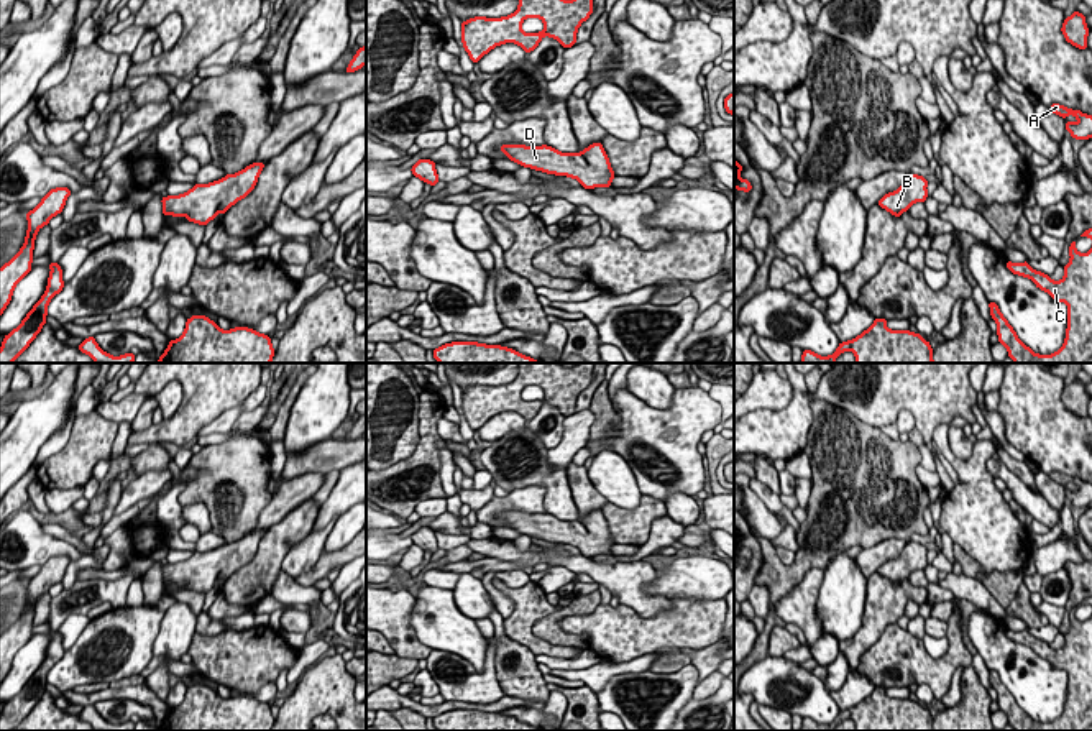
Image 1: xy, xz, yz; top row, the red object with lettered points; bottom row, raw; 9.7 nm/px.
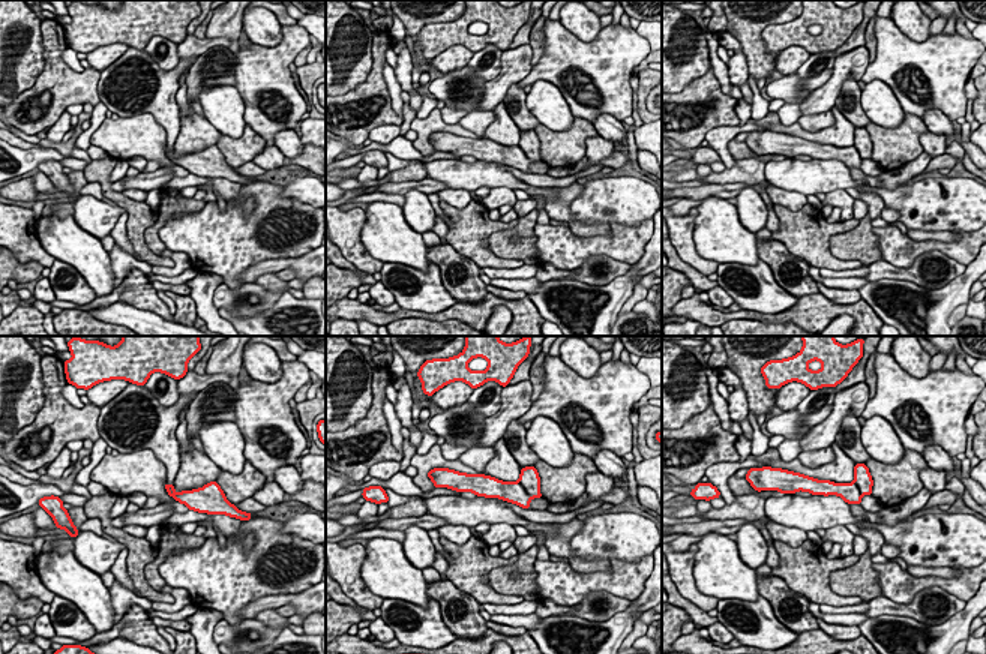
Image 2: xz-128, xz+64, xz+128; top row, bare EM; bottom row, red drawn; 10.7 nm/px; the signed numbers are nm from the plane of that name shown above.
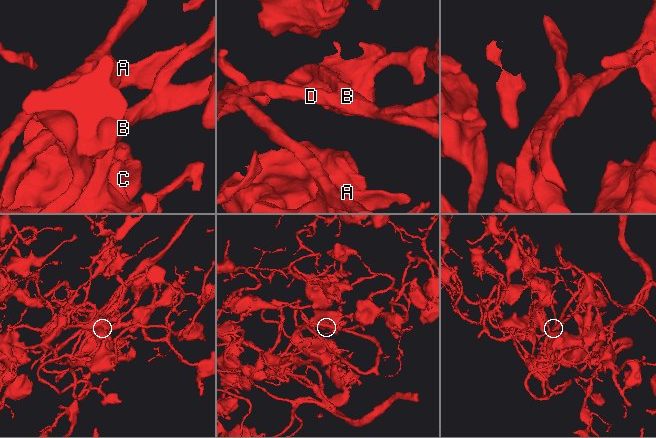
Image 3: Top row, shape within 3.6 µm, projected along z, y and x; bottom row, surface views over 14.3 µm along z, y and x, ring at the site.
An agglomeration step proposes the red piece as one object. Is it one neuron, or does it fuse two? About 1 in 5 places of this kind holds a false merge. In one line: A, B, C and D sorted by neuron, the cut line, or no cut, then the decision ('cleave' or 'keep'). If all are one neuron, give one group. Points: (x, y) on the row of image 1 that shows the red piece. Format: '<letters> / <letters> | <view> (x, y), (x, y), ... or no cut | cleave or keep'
A B C D | no cut | keep

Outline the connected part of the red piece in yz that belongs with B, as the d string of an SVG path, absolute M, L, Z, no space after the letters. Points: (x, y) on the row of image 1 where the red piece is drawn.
M906 174L898 191L885 194L877 204L895 217L900 217L915 202L928 197L928 181L918 174Z

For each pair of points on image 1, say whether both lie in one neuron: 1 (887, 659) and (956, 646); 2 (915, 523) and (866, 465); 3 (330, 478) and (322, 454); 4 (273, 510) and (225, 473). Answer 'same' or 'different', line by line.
1: same
2: same
3: different
4: different

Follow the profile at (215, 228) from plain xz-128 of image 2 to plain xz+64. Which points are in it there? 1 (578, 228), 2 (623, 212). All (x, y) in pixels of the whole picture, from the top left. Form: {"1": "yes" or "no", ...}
{"1": "no", "2": "no"}

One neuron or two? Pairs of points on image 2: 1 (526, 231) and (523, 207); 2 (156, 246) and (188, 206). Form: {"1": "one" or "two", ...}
{"1": "two", "2": "one"}

